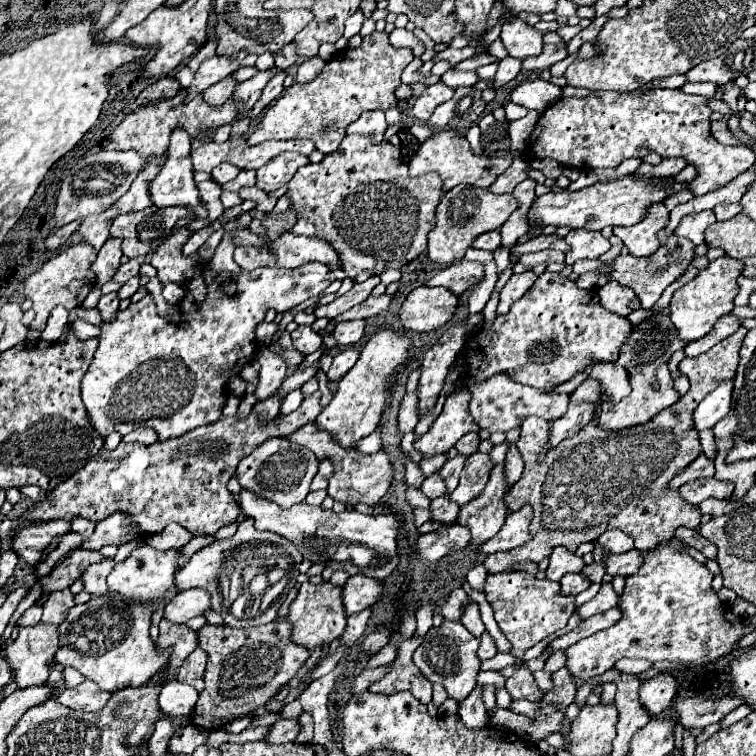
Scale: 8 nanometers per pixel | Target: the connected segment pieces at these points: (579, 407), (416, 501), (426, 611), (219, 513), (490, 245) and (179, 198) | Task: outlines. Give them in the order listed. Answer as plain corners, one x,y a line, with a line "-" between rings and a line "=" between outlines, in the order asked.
570,402
568,414
564,414
560,420
550,422
552,436
550,436
550,442
546,444
546,450
550,446
556,446
562,440
578,434
594,418
594,412
596,412
594,404
574,404
574,402
=
408,488
406,498
414,508
430,508
430,500
418,488
=
430,602
426,606
420,606
416,610
416,620
418,620
418,628
416,628
416,634
426,634
430,628
432,628
432,616
434,616
434,610
436,610
436,602
=
320,391
304,398
298,410
286,416
278,414
270,422
262,422
258,412
250,412
246,418
222,416
214,424
194,428
192,432
166,442
156,442
150,446
120,442
114,450
102,448
80,472
50,490
46,500
32,504
20,518
16,518
10,538
16,536
16,528
24,522
48,522
58,518
74,520
82,516
98,524
114,512
128,514
142,536
160,534
170,522
178,522
198,536
214,534
222,526
236,522
240,514
238,504
226,488
238,462
252,454
252,450
264,440
274,436
290,436
290,432
314,422
322,410
318,400
=
492,230
492,232
486,232
486,234
478,236
472,246
474,246
474,248
482,248
482,250
494,252
494,250
500,246
500,230
=
182,128
172,130
168,160
160,174
150,184
150,198
156,208
166,208
174,204
184,206
204,206
198,188
192,178
192,160
190,160
192,138

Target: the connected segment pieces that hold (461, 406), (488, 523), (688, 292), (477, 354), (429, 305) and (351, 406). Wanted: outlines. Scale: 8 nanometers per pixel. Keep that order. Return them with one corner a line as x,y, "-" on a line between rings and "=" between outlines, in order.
458,386
444,404
442,414
436,418
432,428
414,442
414,448
424,454
424,458
432,458
436,454
448,452
464,434
480,432
478,424
472,420
468,412
468,388
=
502,462
494,466
490,474
490,482
484,488
484,492
476,500
460,508
458,524
464,524
470,528
472,548
476,548
476,544
490,540
502,528
508,516
508,508
504,504
504,496
508,492
510,492
510,484
506,482
504,462
=
724,256
724,258
712,260
710,266
706,270
700,270
700,274
692,282
688,282
686,286
674,292
674,298
670,302
670,310
672,310
670,318
680,334
680,340
692,342
696,338
706,336
720,316
732,312
734,298
738,294
736,278
742,274
742,270
744,270
744,264
=
544,272
526,292
526,296
522,296
510,308
508,314
496,316
492,326
478,326
476,332
470,332
462,358
468,364
470,380
488,380
494,374
508,372
518,384
528,384
532,388
540,388
540,392
550,392
594,362
616,362
618,350
626,342
630,332
632,326
626,318
612,314
600,306
594,288
582,290
562,274
=
416,288
400,308
402,326
410,332
430,332
452,320
458,296
444,288
=
382,328
374,332
366,342
356,366
348,372
348,376
344,376
338,382
338,390
332,402
318,416
316,426
326,430
328,434
334,434
336,442
342,448
352,448
358,444
360,438
372,434
380,424
380,416
386,406
390,376
396,372
400,364
408,360
410,348
412,348
412,340
392,328

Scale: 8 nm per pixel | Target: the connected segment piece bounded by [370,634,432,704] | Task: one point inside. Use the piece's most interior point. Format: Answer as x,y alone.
402,675

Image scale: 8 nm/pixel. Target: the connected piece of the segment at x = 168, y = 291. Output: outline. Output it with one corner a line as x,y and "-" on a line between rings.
169,283
162,288
162,295
164,299
173,305
178,305
180,300
184,297
185,290
174,283

